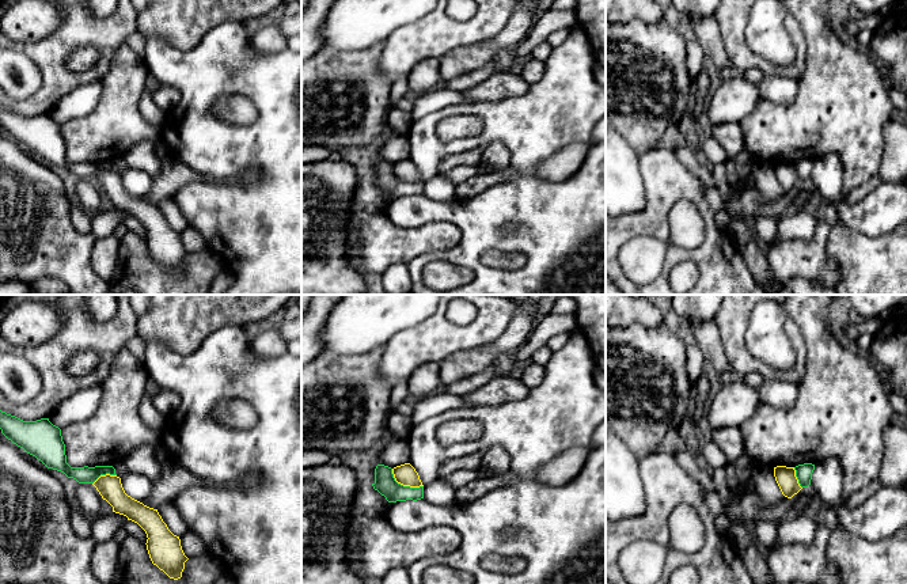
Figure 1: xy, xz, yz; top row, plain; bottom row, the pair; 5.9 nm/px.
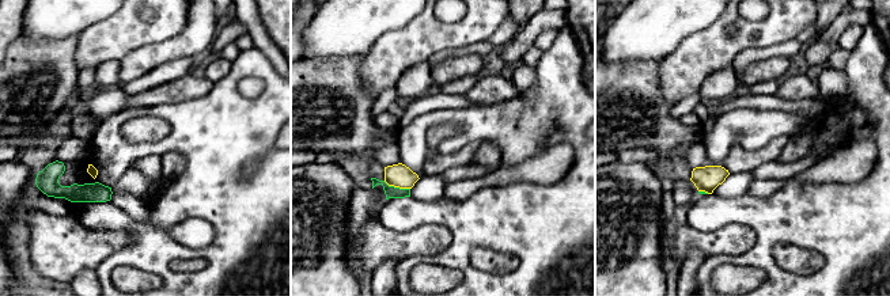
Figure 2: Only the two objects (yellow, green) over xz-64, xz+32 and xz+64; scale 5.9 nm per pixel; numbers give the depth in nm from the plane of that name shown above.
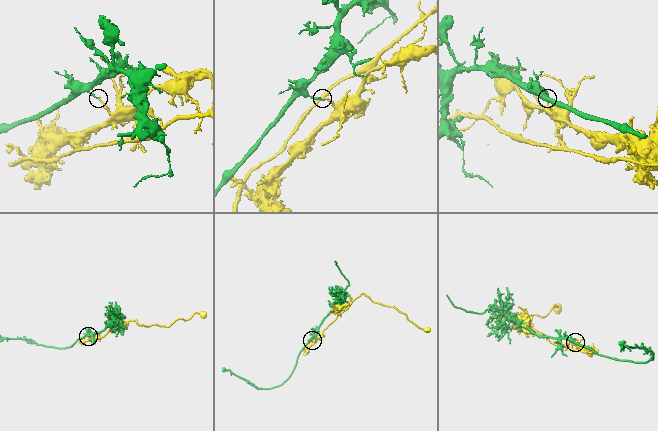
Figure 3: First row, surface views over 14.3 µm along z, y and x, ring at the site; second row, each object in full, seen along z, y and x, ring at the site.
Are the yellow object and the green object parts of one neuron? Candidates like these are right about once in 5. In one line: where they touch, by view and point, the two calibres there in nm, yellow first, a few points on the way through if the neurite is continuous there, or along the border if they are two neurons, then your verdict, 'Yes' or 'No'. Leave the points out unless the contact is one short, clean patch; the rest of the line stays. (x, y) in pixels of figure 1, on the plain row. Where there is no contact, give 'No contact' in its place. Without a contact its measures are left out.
Touches yellow at xz (403, 181). Thickness 130 nm (yellow) against 130 nm. Boundary: xz (391, 165), (393, 173), (398, 178), (422, 182). No

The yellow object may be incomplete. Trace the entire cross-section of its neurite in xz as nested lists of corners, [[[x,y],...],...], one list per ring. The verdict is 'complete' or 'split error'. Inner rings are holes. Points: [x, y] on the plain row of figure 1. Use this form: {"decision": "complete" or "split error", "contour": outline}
{"decision": "complete", "contour": [[[405,159],[392,164],[394,174],[398,179],[410,183],[424,182],[418,168],[410,159]]]}

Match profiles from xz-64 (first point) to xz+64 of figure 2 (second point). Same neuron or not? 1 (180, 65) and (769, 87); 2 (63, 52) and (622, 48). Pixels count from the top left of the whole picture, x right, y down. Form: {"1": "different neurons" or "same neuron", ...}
{"1": "same neuron", "2": "different neurons"}

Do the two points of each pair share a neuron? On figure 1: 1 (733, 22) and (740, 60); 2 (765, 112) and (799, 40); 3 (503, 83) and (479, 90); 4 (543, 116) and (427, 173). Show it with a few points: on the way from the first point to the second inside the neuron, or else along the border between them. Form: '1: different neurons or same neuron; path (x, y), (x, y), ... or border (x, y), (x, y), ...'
1: same neuron; path (733, 31), (737, 50)
2: different neurons; border (807, 49), (803, 74), (796, 80)
3: same neuron; path (497, 87), (485, 90)
4: same neuron; path (513, 122), (503, 122), (481, 140), (451, 147)

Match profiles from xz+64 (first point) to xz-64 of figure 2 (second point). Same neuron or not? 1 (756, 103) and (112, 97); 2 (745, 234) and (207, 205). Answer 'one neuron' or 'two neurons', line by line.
1: one neuron
2: two neurons

